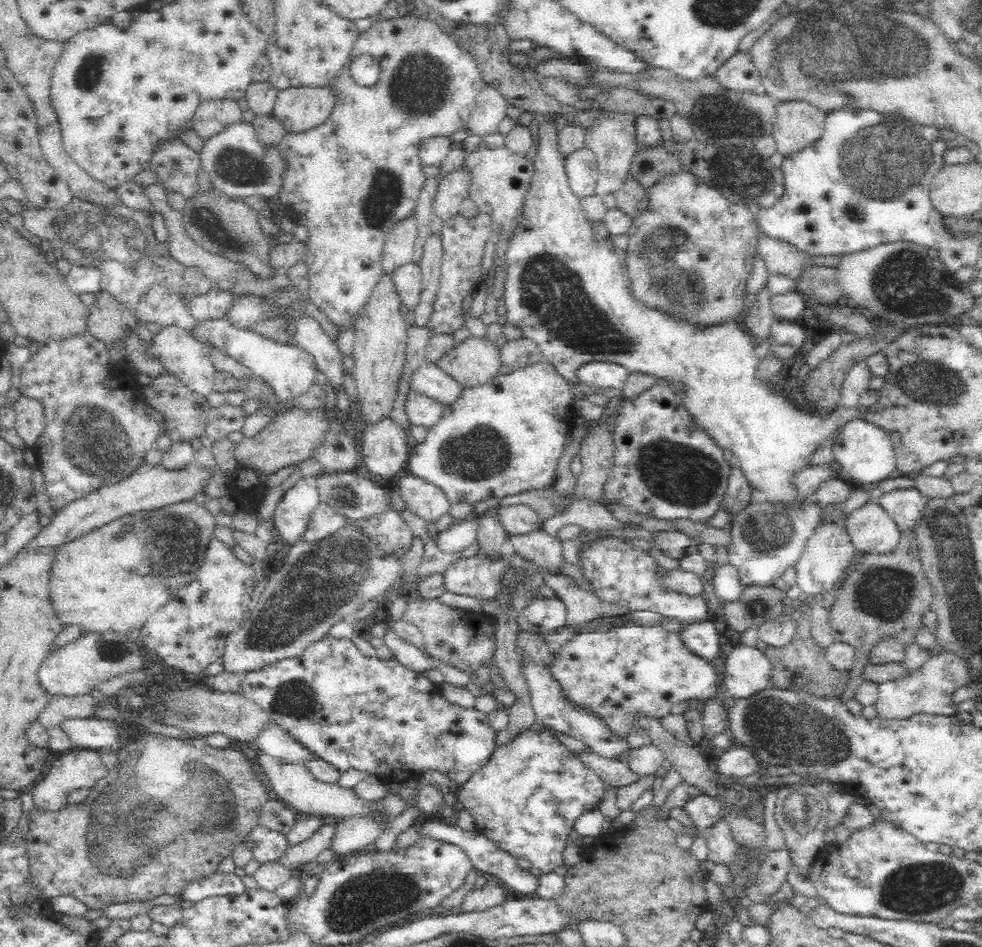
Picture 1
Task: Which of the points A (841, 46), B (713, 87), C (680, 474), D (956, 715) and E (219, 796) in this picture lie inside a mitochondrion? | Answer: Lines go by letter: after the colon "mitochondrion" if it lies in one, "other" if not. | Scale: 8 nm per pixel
A: mitochondrion
B: other
C: mitochondrion
D: other
E: mitochondrion

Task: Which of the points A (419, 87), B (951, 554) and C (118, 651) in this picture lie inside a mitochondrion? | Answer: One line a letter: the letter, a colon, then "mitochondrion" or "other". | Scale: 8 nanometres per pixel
A: mitochondrion
B: mitochondrion
C: mitochondrion

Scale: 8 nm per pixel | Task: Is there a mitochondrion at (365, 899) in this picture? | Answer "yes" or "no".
yes

